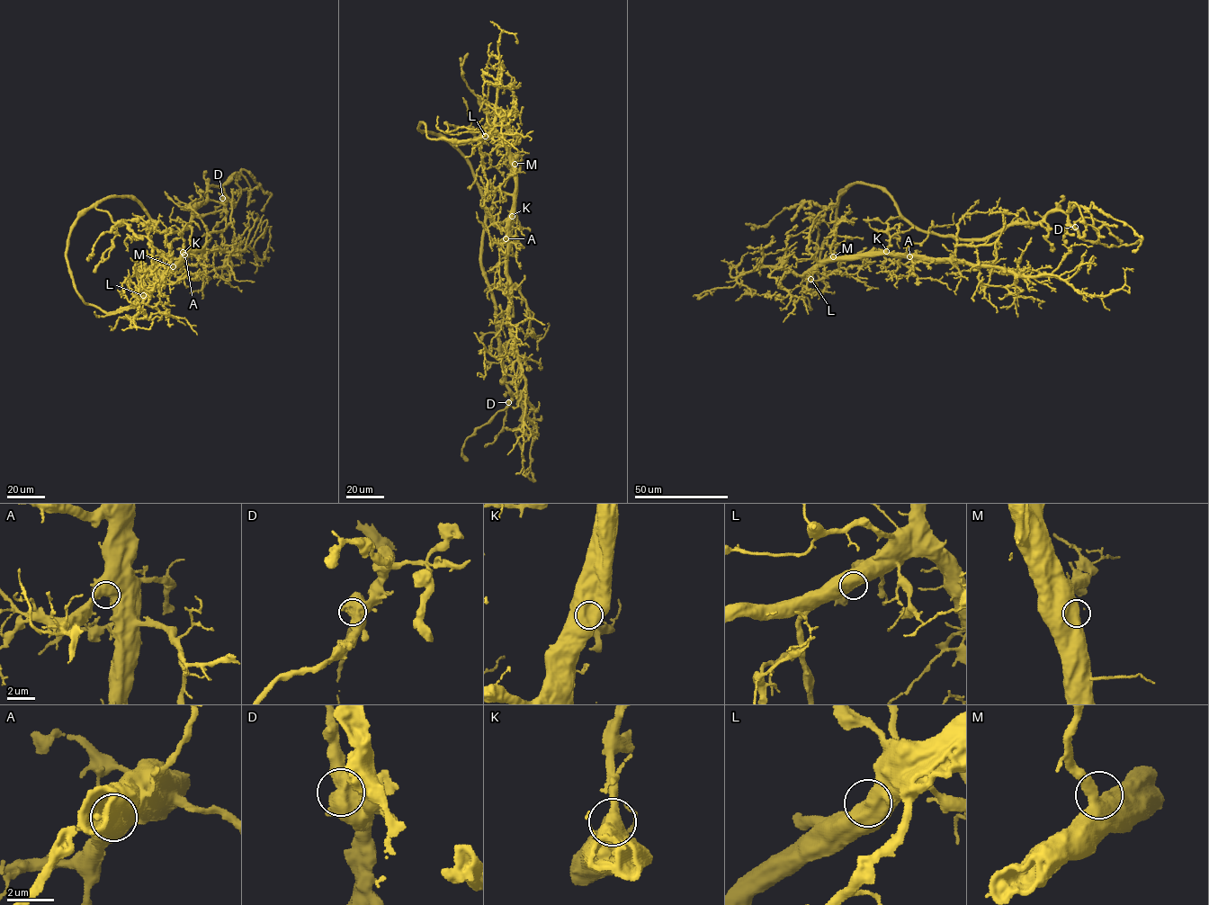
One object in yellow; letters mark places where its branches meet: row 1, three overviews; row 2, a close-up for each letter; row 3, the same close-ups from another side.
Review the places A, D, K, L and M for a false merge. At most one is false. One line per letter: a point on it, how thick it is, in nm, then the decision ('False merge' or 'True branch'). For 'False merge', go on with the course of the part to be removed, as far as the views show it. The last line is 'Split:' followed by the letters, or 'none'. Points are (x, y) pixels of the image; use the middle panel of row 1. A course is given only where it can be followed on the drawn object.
A: Place: (505, 238). Thickness 600 nm. True branch
D: Place: (508, 402). Thickness 950 nm. True branch
K: Place: (512, 216). Thickness 550 nm. True branch
L: Place: (485, 136). Thickness 850 nm. True branch
M: Place: (514, 164). Thickness 550 nm. True branch
Split: none

